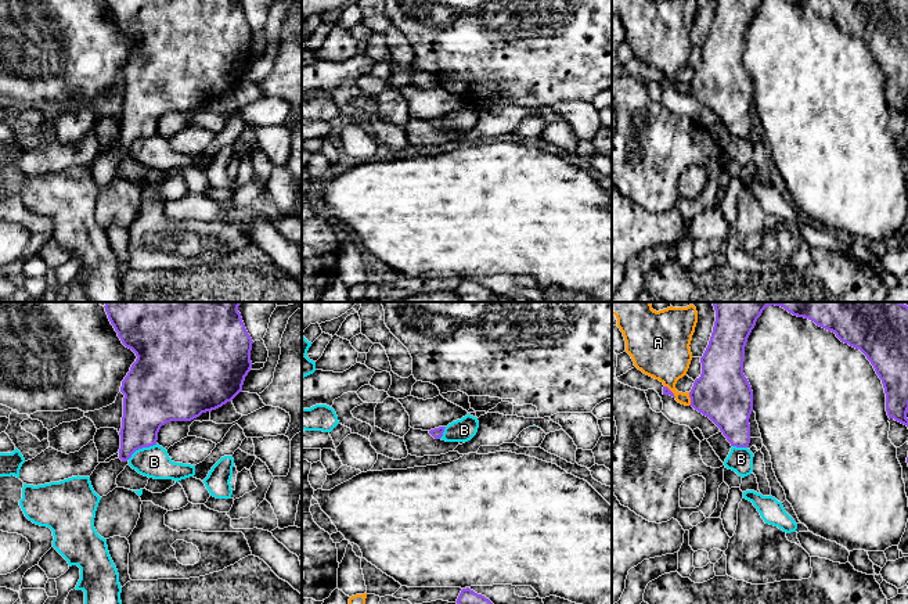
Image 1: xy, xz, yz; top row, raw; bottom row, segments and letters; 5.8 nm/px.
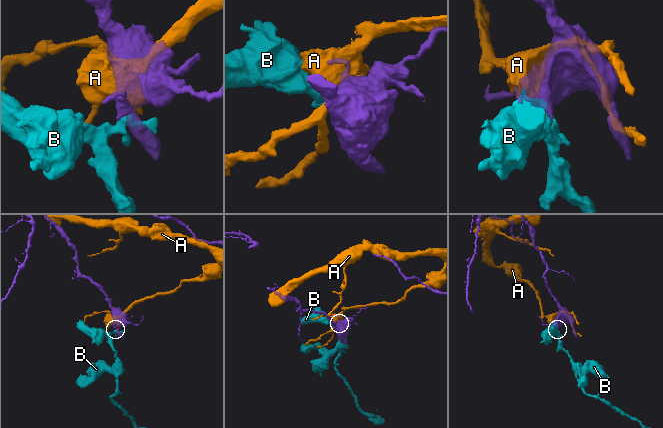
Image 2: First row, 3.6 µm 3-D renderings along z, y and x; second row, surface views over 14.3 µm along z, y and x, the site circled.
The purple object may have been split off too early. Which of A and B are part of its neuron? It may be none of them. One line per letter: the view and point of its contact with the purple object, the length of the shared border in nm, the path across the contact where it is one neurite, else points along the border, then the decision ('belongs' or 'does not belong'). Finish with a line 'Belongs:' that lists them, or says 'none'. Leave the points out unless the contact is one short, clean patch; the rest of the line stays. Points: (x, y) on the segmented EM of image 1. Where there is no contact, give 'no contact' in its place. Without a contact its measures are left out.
A: meets purple in yz at (691, 399); contact 80 nm long; does not belong
B: meets purple in xy at (141, 448); contact 200 nm long; border along xy (157, 443), (148, 448), (139, 448), (128, 459); does not belong
Belongs: none

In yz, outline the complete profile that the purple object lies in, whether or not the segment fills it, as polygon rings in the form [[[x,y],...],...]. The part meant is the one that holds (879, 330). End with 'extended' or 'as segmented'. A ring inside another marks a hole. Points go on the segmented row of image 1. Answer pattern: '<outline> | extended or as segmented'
[[[714,302],[716,321],[700,357],[702,374],[689,392],[689,406],[709,417],[731,446],[747,447],[750,443],[753,391],[743,374],[745,346],[757,319],[771,305],[808,319],[860,349],[882,380],[889,418],[908,427],[908,306],[902,302]]] | as segmented

